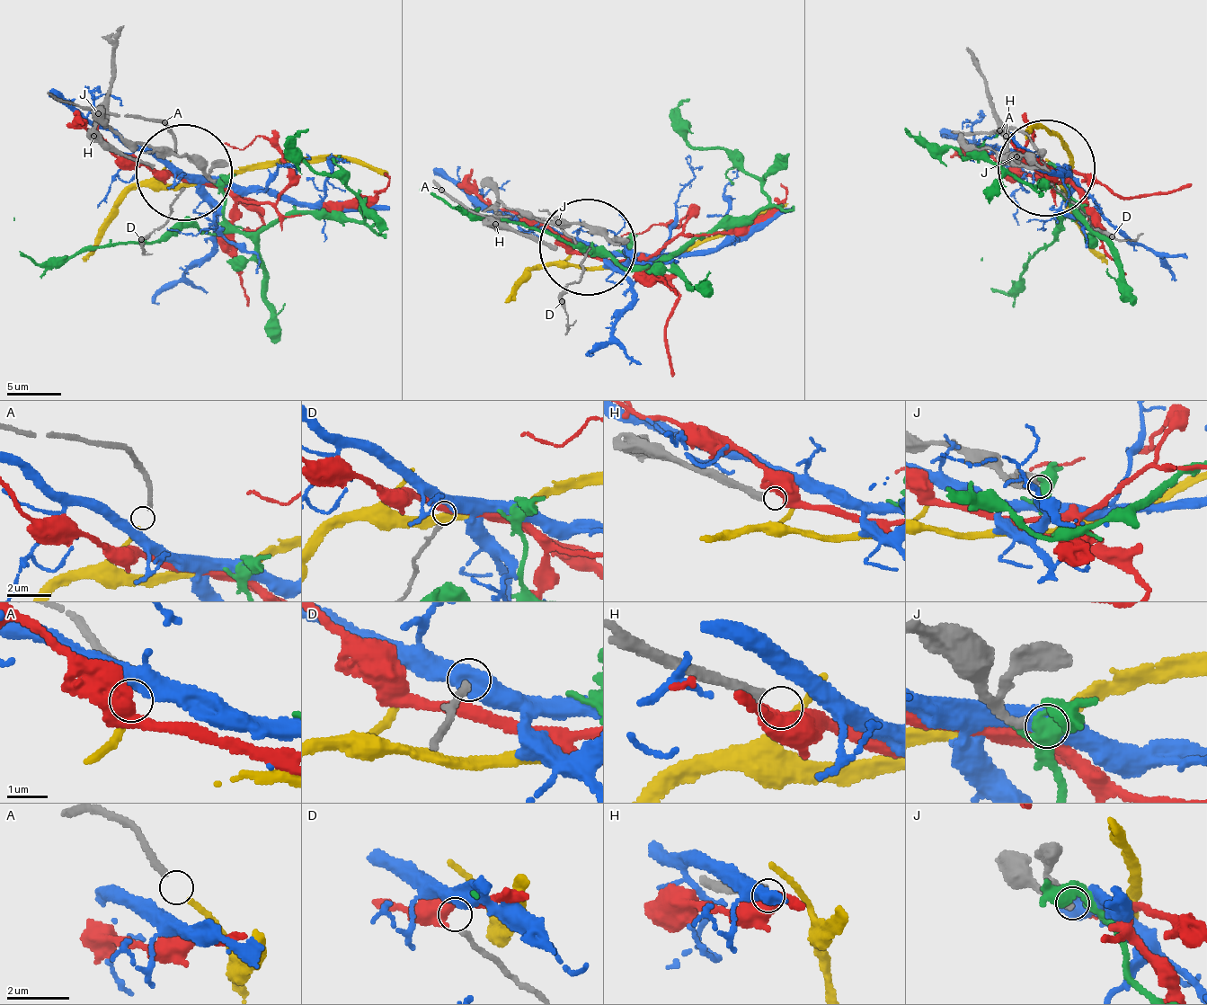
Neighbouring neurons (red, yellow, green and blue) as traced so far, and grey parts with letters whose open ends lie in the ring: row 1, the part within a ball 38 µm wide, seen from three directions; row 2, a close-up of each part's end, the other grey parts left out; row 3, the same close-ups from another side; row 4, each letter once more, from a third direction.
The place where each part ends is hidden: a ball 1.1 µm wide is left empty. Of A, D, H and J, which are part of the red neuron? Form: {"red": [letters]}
{"red": ["H"]}

